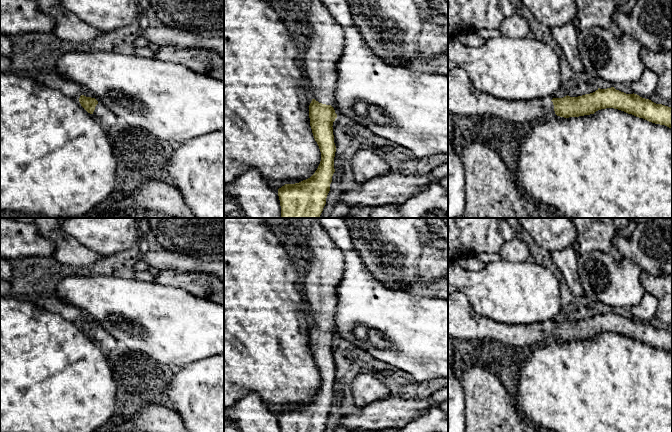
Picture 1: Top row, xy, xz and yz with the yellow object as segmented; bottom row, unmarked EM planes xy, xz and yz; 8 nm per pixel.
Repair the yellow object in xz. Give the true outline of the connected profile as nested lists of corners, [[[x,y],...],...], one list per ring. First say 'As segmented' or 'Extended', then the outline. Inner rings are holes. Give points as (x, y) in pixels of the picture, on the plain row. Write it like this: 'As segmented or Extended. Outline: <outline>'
Extended. Outline: [[[312,218],[308,247],[310,255],[302,262],[301,289],[305,306],[313,320],[309,329],[309,342],[314,363],[321,376],[321,385],[310,402],[295,408],[285,408],[278,413],[281,432],[324,432],[335,396],[336,370],[332,350],[337,338],[332,329],[337,308],[337,287],[344,275],[345,257],[343,251],[337,247],[326,230],[319,224],[317,218]]]

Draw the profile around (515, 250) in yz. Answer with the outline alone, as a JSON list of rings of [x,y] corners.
[[[516,236],[510,241],[505,241],[498,253],[500,254],[501,259],[511,262],[531,260],[528,246]]]

